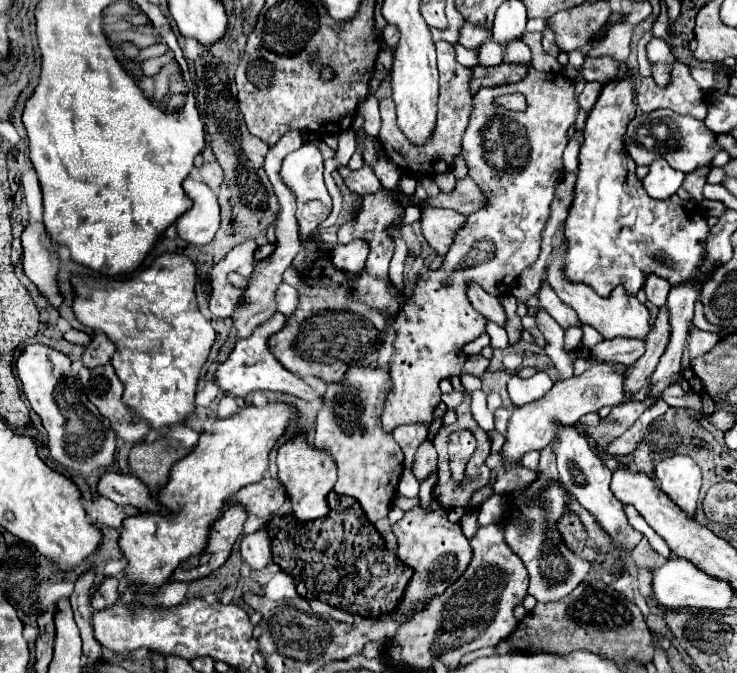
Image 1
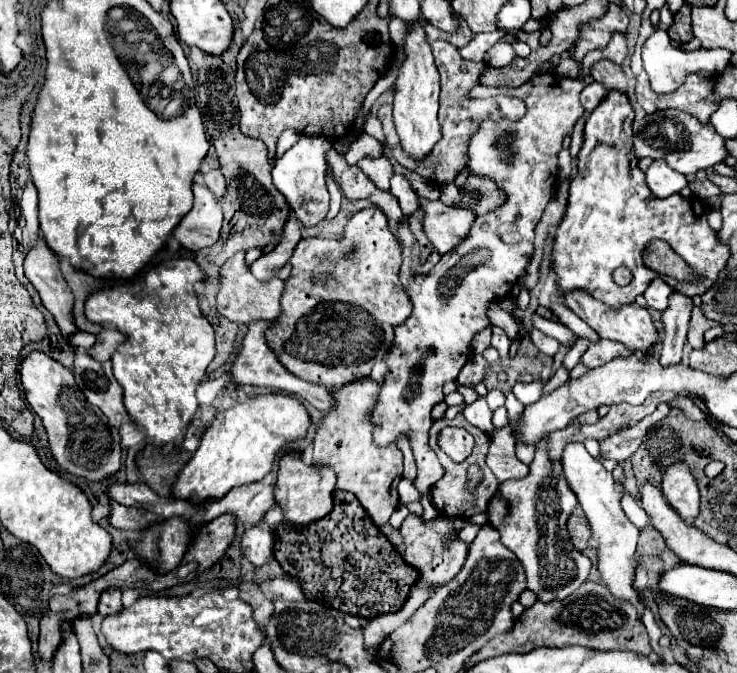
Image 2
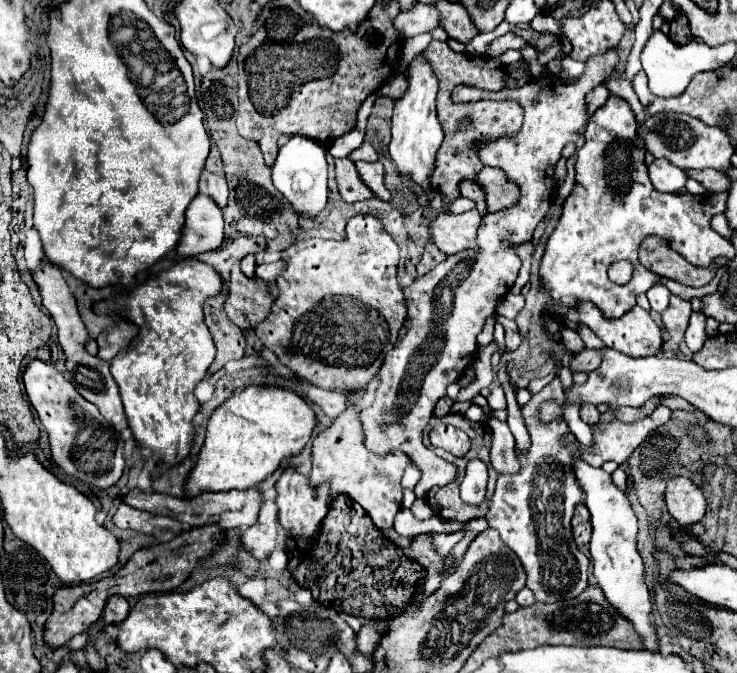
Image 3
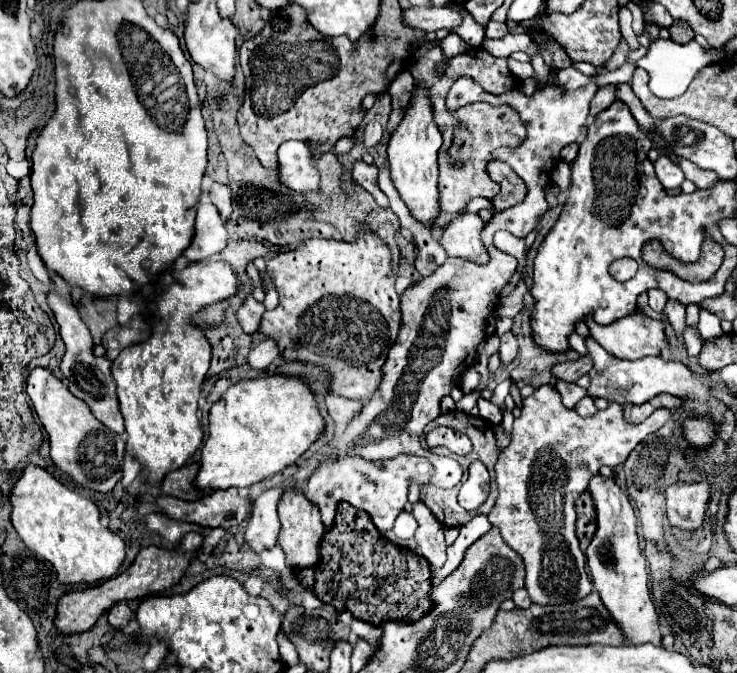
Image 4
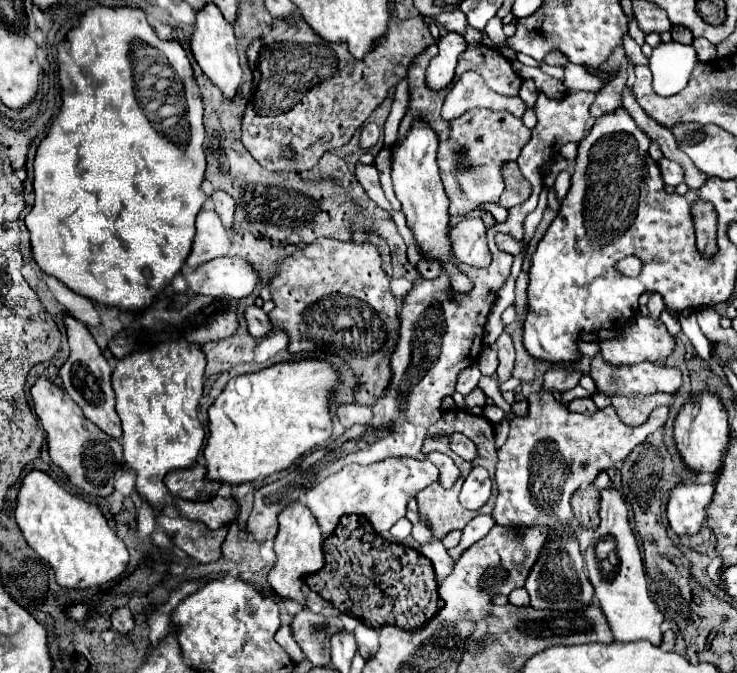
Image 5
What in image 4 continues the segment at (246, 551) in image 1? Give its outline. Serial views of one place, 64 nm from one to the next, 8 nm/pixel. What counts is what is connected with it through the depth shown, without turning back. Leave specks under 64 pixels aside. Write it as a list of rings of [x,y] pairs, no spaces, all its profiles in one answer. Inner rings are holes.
[[[282,486],[266,490],[262,496],[256,498],[254,502],[254,512],[248,520],[248,528],[246,528],[246,544],[256,552],[264,552],[276,546],[278,534],[280,534],[280,522],[278,522],[278,512],[276,512],[276,504],[278,498],[282,494]]]

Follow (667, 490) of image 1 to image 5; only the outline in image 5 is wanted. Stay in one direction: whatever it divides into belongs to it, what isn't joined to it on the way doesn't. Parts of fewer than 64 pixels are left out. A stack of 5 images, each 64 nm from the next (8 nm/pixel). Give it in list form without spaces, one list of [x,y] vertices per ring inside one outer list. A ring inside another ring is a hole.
[[[678,484],[670,492],[666,506],[668,524],[676,534],[696,534],[706,518],[706,506],[712,502],[714,484]]]

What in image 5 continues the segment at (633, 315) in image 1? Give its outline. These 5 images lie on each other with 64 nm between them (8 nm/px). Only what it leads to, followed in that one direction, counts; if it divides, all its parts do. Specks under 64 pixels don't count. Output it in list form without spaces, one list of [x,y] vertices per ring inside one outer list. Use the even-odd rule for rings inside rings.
[[[636,316],[622,324],[616,338],[598,340],[600,352],[606,362],[620,364],[638,364],[644,360],[662,360],[670,356],[674,348],[674,338],[668,334],[666,326],[660,320]]]

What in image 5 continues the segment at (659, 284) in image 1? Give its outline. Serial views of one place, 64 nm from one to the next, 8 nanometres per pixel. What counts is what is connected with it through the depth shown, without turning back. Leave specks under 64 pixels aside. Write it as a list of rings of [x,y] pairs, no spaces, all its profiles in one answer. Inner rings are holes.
[[[658,292],[650,294],[650,302],[648,302],[648,310],[650,310],[650,316],[652,316],[654,320],[658,320],[660,312],[662,312],[664,308],[666,308],[666,306],[664,306],[664,300],[662,300],[662,296],[660,296]]]

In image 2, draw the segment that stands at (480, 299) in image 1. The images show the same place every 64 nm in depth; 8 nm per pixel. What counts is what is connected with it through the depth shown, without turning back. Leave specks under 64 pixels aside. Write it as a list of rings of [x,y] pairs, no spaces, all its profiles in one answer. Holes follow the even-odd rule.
[[[498,302],[488,306],[488,318],[490,318],[490,324],[502,328],[502,330],[508,334],[510,340],[516,338],[516,334],[518,334],[518,324],[516,324],[516,320],[514,320],[508,312],[504,312],[504,310],[500,308]]]

